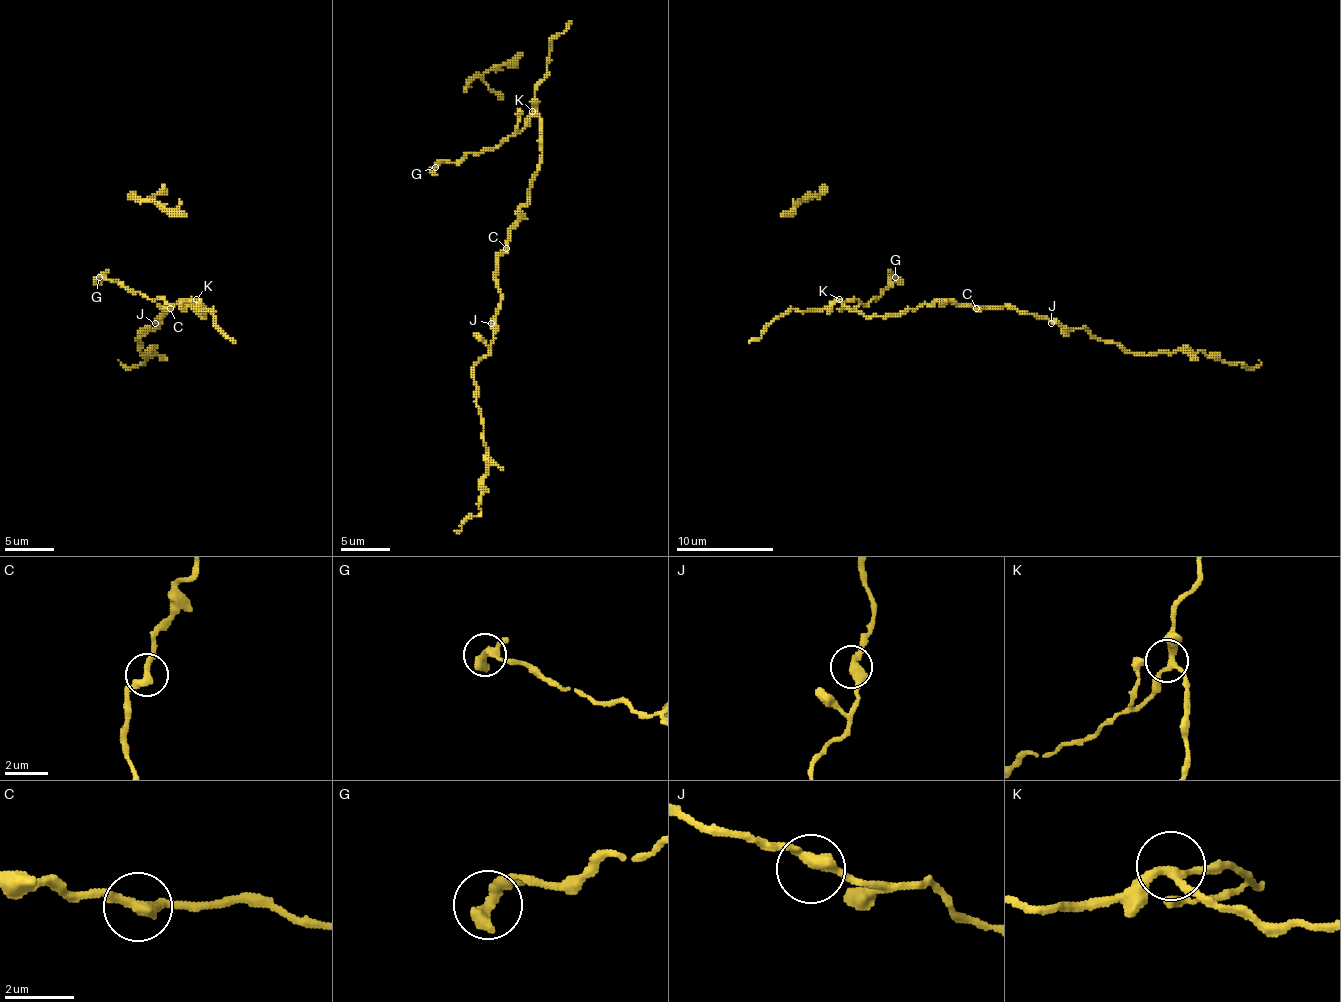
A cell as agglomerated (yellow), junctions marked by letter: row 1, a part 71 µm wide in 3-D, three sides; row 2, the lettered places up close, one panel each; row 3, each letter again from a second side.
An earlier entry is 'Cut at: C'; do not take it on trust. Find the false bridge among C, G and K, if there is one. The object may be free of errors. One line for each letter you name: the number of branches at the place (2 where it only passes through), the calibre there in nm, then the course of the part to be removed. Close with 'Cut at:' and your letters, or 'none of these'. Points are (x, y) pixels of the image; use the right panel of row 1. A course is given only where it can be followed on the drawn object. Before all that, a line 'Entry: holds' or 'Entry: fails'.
Entry: holds
C: branches 2; calibre 320 nm; course (976, 309), (1015, 306), (1069, 328), (1086, 328), (1144, 355), (1203, 350), (1256, 367), (1259, 360)
Cut at: C

